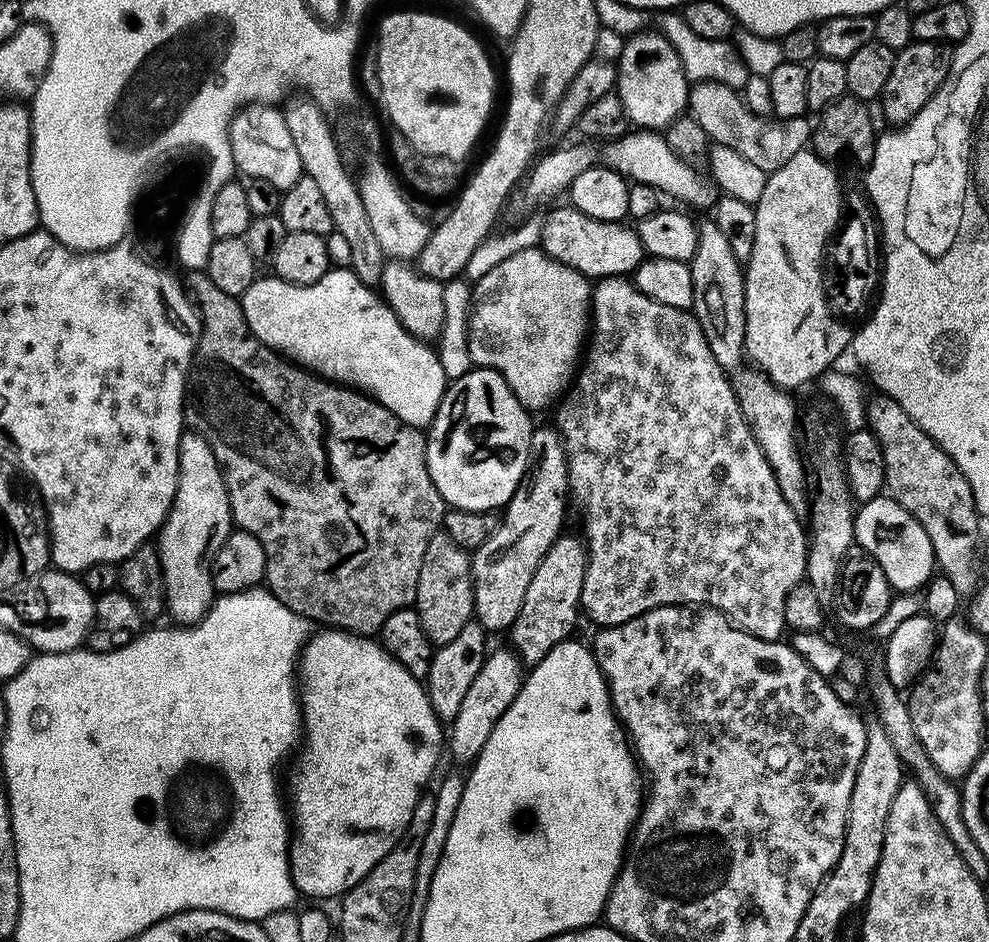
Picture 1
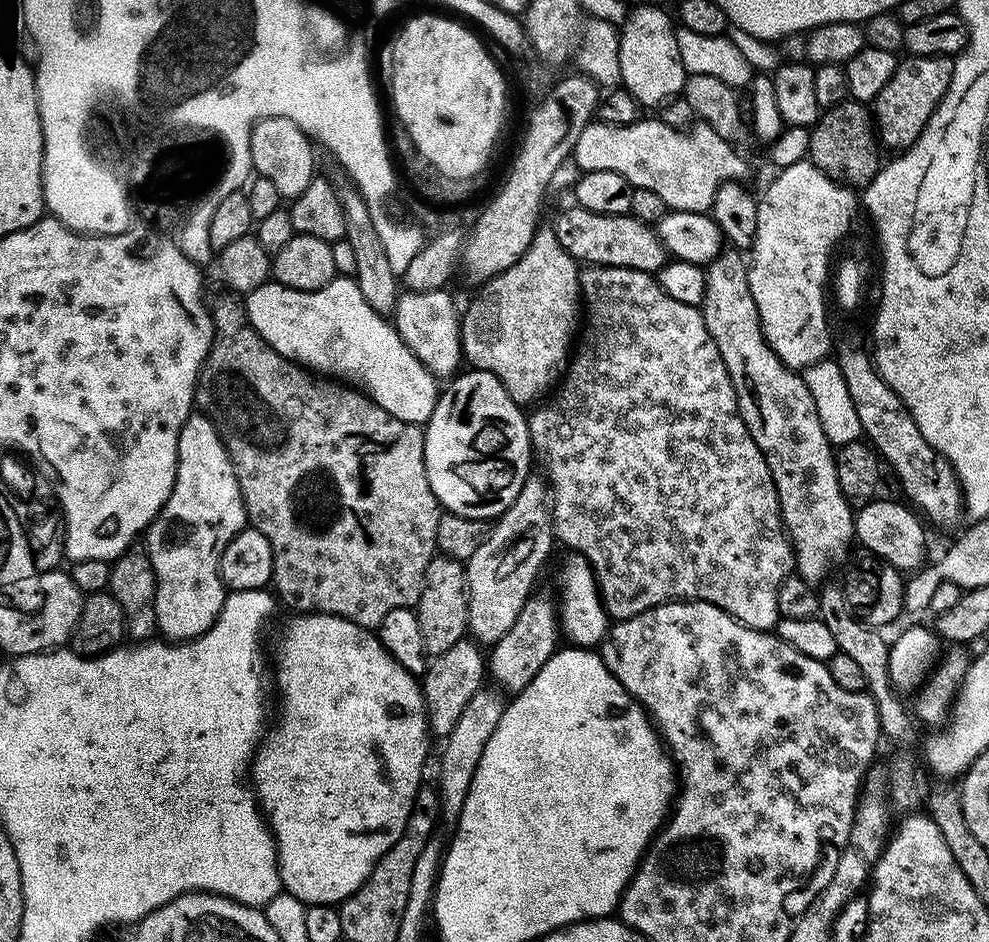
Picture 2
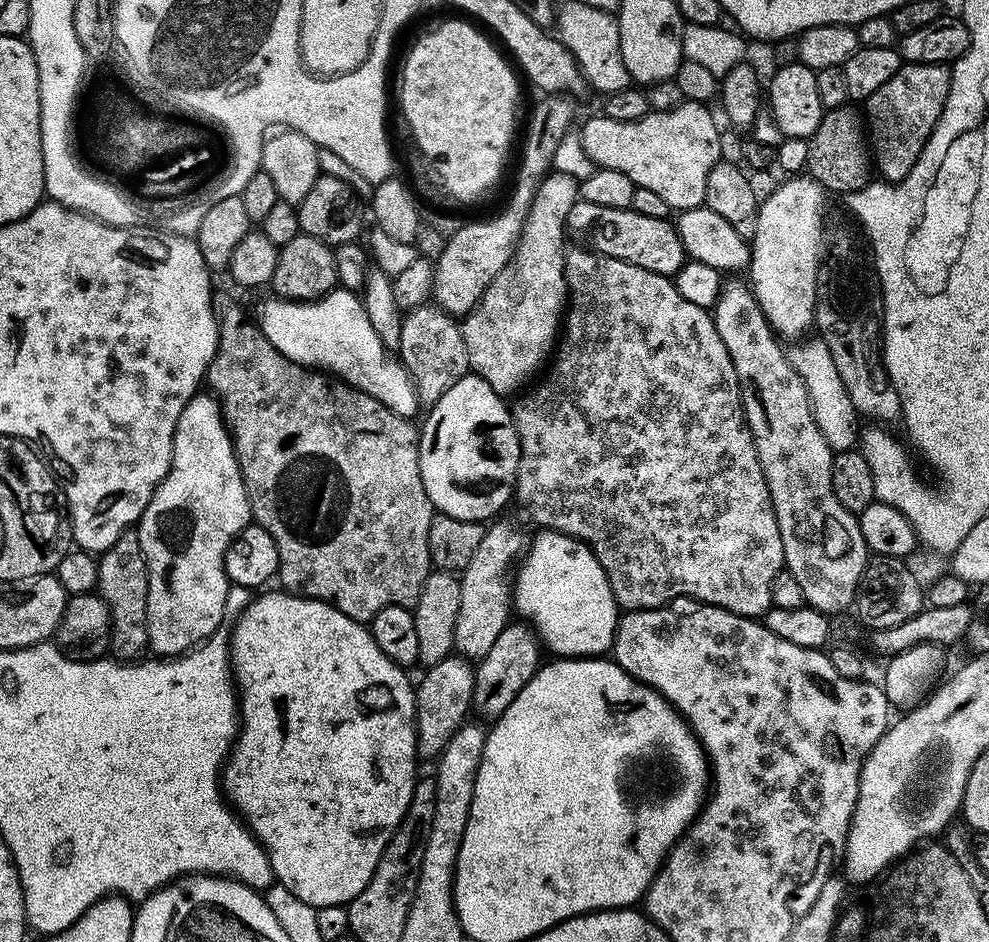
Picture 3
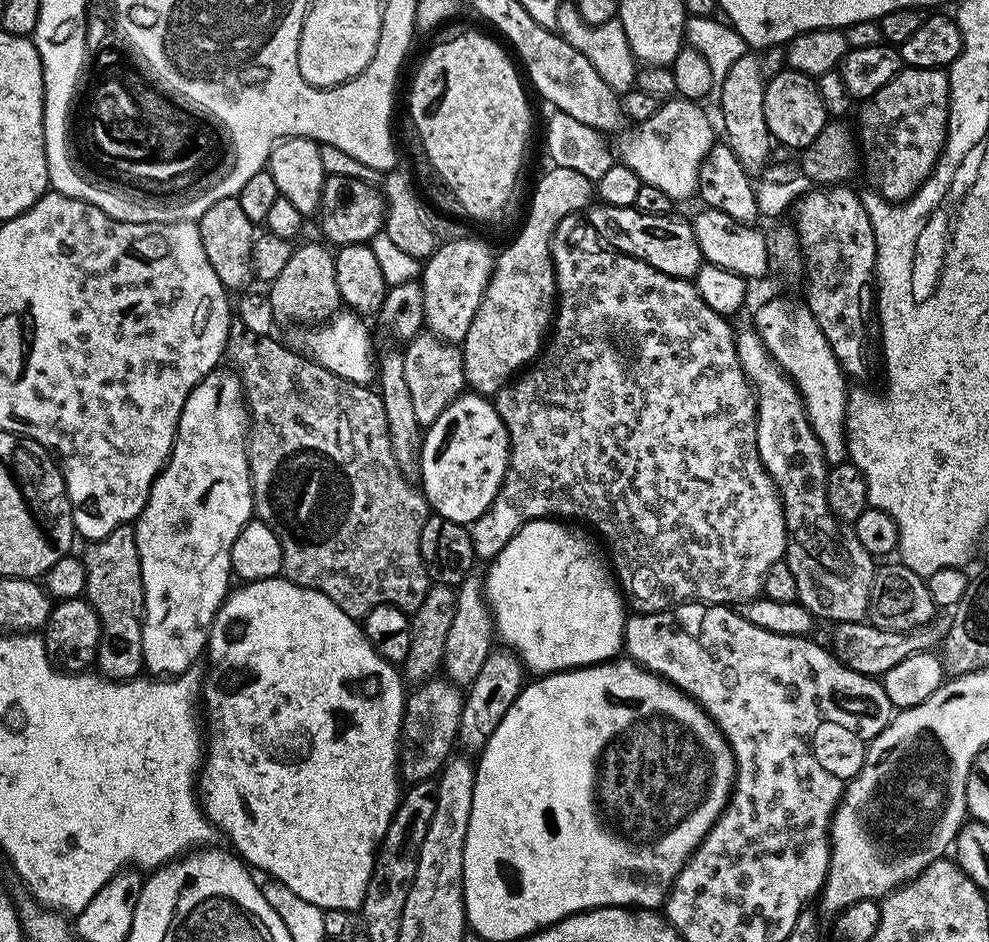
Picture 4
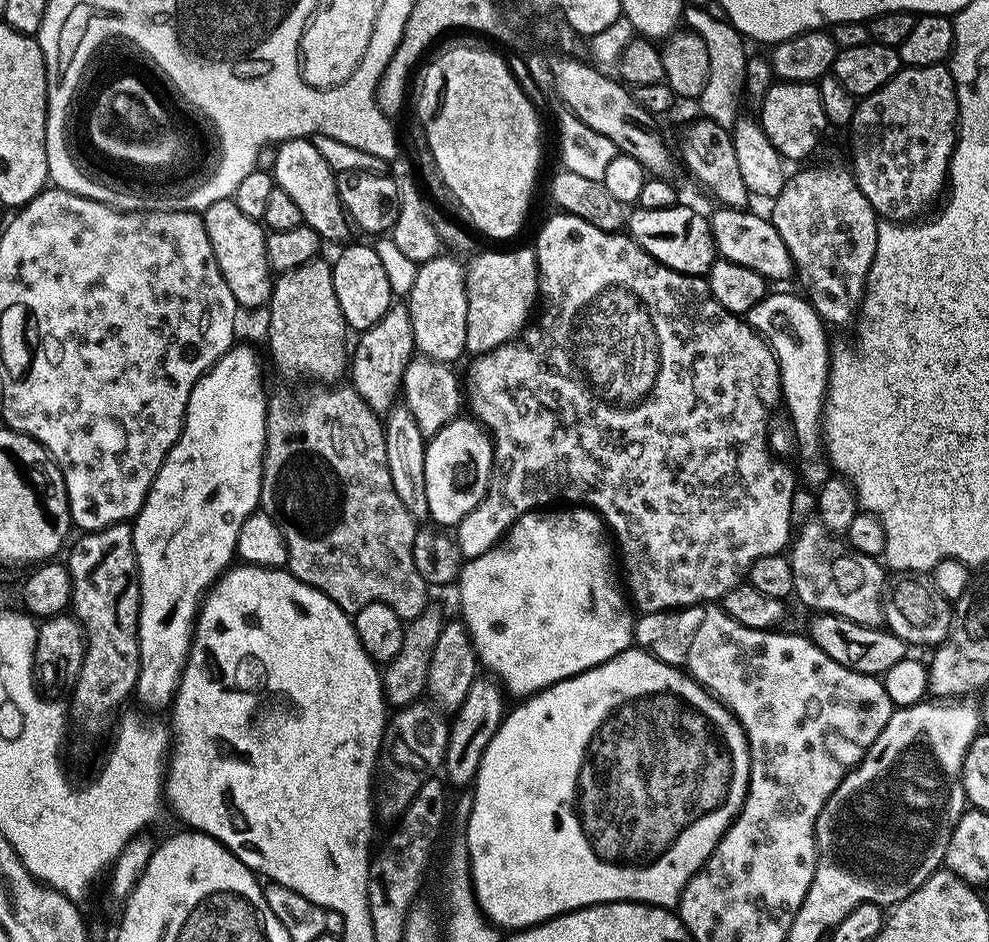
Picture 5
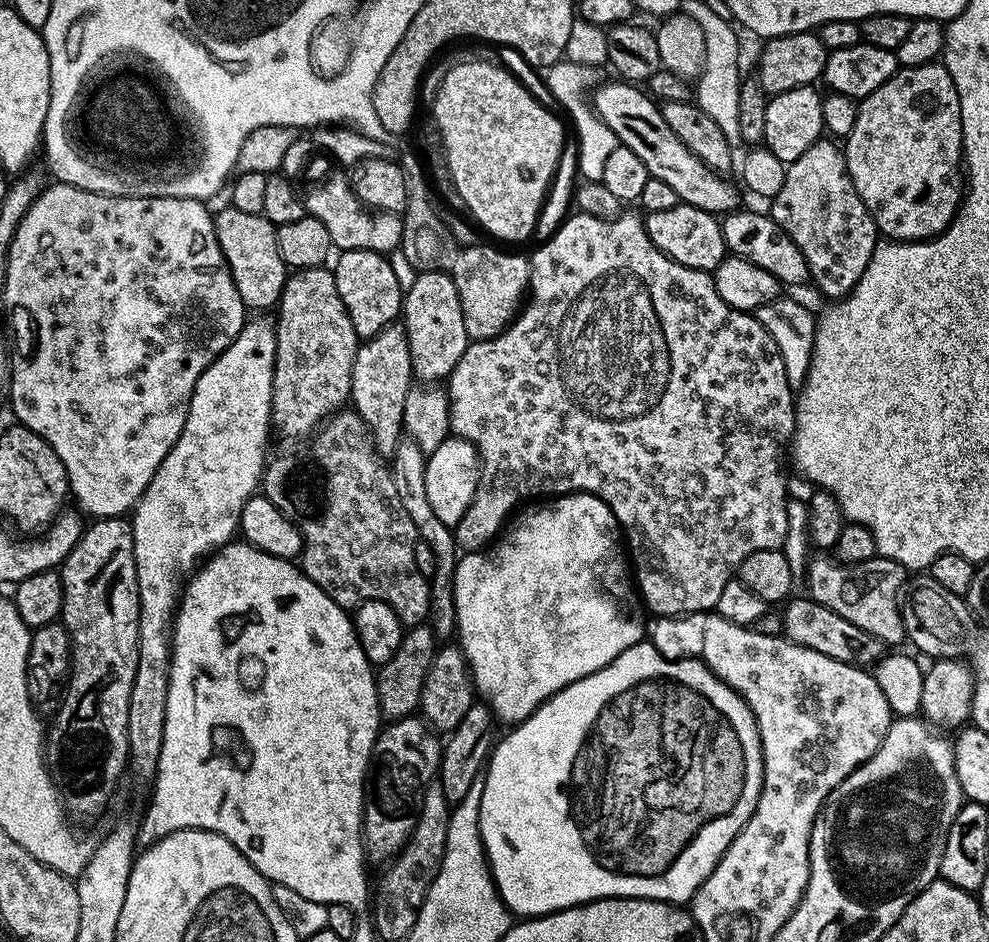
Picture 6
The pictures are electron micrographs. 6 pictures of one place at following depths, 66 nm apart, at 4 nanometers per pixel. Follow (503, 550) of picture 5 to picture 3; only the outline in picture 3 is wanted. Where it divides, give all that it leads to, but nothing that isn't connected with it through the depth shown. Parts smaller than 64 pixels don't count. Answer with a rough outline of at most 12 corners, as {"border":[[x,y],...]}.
{"border":[[537,531],[512,603],[560,658],[600,658],[618,609],[598,558]]}

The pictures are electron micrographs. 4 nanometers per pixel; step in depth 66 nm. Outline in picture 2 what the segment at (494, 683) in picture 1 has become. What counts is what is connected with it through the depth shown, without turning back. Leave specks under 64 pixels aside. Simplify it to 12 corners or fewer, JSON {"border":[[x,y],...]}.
{"border":[[495,687],[466,702],[440,752],[441,817],[459,820],[506,700]]}

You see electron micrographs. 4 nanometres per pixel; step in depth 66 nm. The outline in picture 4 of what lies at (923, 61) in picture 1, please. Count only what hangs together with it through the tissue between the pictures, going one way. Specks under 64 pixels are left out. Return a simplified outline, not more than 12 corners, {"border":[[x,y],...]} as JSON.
{"border":[[901,67],[863,101],[862,172],[903,202],[948,138],[948,74]]}

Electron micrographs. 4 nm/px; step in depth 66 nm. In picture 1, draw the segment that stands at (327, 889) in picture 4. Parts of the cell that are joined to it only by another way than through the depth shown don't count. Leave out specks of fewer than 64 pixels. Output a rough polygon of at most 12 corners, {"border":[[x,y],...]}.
{"border":[[370,636],[298,661],[290,867],[343,897],[406,834],[446,732]]}

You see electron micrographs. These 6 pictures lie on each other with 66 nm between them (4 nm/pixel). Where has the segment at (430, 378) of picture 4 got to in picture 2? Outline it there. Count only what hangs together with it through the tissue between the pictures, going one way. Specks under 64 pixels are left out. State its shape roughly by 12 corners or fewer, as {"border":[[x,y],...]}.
{"border":[[448,290],[401,291],[394,327],[437,378],[462,364]]}

